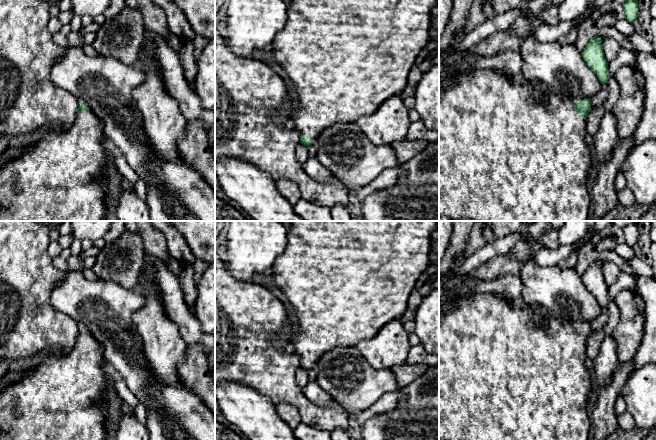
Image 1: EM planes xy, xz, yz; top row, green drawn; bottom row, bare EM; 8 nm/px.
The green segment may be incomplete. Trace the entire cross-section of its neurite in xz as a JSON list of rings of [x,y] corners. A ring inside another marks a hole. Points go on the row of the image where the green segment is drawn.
[[[291,0],[290,5],[287,9],[287,21],[284,28],[279,31],[273,41],[272,41],[272,52],[275,57],[276,62],[287,72],[289,78],[293,81],[295,85],[294,92],[297,94],[297,100],[295,101],[292,108],[284,114],[285,121],[297,130],[300,135],[300,143],[306,146],[310,146],[314,143],[314,140],[321,134],[324,130],[329,128],[330,126],[336,123],[356,123],[360,117],[368,116],[372,114],[385,100],[388,98],[398,95],[401,93],[407,86],[407,77],[409,72],[411,71],[412,67],[415,65],[416,58],[418,54],[421,52],[422,49],[426,48],[432,38],[432,31],[431,31],[431,10],[437,6],[439,0]]]

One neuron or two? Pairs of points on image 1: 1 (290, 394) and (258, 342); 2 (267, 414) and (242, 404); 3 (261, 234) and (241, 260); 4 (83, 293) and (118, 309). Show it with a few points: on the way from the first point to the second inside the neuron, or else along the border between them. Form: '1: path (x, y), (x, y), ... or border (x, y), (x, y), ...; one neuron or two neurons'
1: path (277, 381), (271, 370), (258, 355); one neuron
2: path (261, 414), (253, 414), (248, 410); one neuron
3: path (255, 240), (247, 254); one neuron
4: path (92, 295), (100, 296), (109, 303); one neuron

